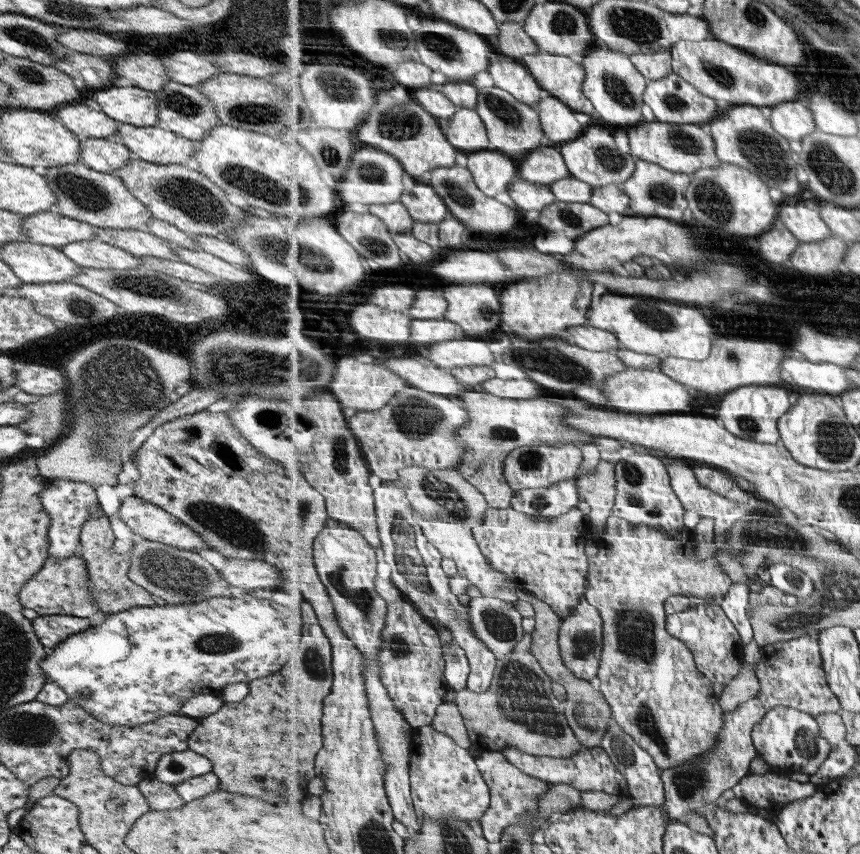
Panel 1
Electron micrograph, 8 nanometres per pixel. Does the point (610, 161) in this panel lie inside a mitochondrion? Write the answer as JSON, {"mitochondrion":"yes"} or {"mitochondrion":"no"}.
{"mitochondrion":"yes"}

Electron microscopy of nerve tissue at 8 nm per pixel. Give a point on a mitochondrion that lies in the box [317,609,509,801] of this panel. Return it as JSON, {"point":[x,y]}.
{"point":[397,647]}

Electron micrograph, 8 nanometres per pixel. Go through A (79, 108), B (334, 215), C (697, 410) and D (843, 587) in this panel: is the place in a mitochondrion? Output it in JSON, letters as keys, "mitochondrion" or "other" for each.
{"A":"other","B":"other","C":"other","D":"mitochondrion"}

